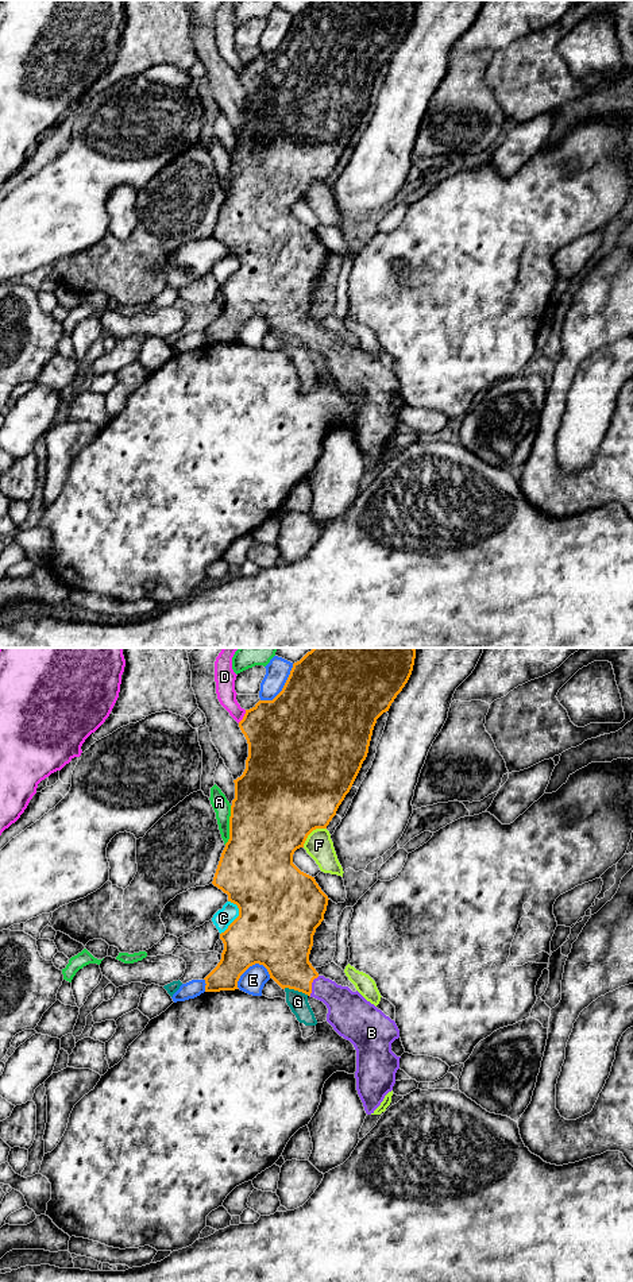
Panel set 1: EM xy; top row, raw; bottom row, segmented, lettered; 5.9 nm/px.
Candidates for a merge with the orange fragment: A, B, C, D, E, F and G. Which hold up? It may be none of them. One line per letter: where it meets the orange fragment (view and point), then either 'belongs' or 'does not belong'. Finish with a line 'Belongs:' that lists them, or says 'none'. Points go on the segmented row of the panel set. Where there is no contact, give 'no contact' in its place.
A: contact xy (230, 825); does not belong
B: contact xy (311, 985); belongs
C: contact xy (238, 916); does not belong
D: contact xy (243, 717); does not belong
E: contact xy (247, 968); does not belong
F: contact xy (311, 831); does not belong
G: contact xy (296, 989); does not belong
Belongs: B

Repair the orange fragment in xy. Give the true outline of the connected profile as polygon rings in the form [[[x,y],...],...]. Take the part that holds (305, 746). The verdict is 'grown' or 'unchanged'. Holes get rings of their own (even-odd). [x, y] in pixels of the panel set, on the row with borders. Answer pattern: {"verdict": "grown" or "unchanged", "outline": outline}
{"verdict": "grown", "outline": [[[313,648],[293,664],[282,691],[273,700],[259,700],[246,710],[239,727],[248,744],[248,757],[243,775],[233,780],[229,839],[212,881],[228,895],[228,901],[238,905],[239,916],[220,934],[224,950],[217,966],[204,978],[205,992],[239,989],[240,976],[259,964],[282,989],[294,989],[323,1001],[328,1008],[327,1022],[356,1050],[356,1090],[367,1115],[374,1113],[395,1084],[401,1057],[391,1051],[391,1043],[400,1038],[400,1030],[394,1020],[358,991],[352,992],[348,986],[320,976],[309,962],[313,935],[324,920],[329,899],[314,877],[293,864],[293,854],[304,847],[313,830],[327,829],[336,815],[367,757],[377,719],[389,711],[408,683],[414,659],[414,648]]]}

